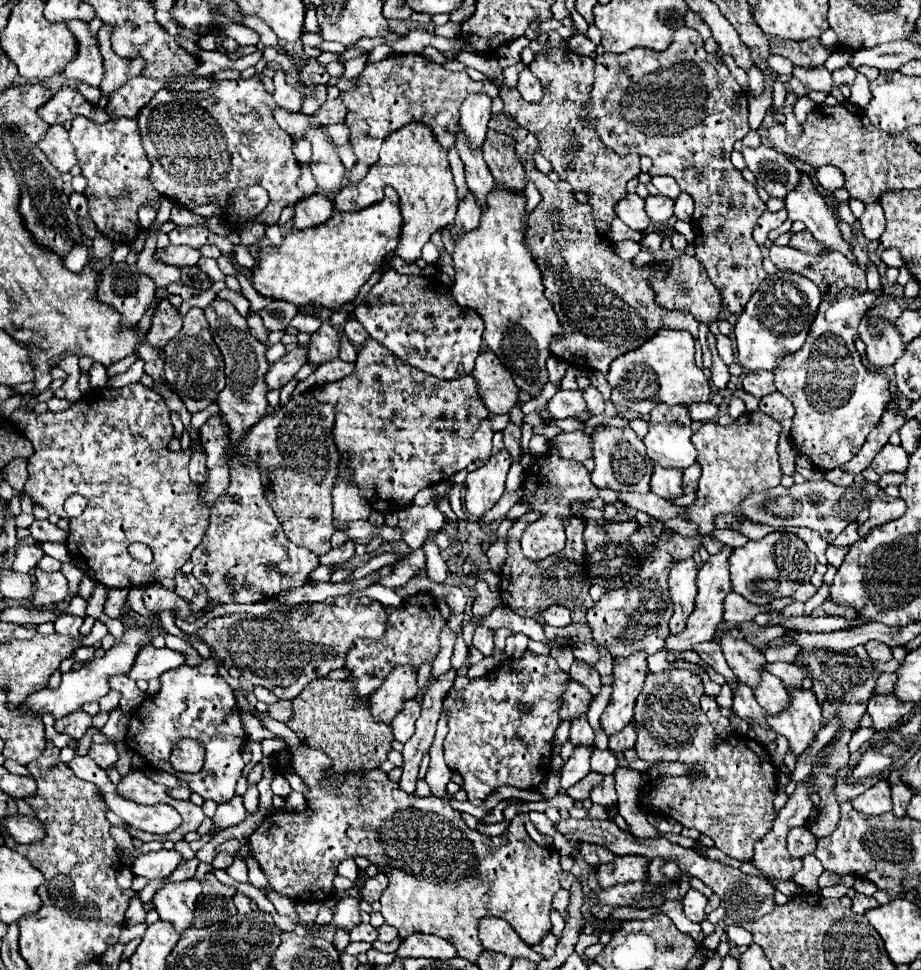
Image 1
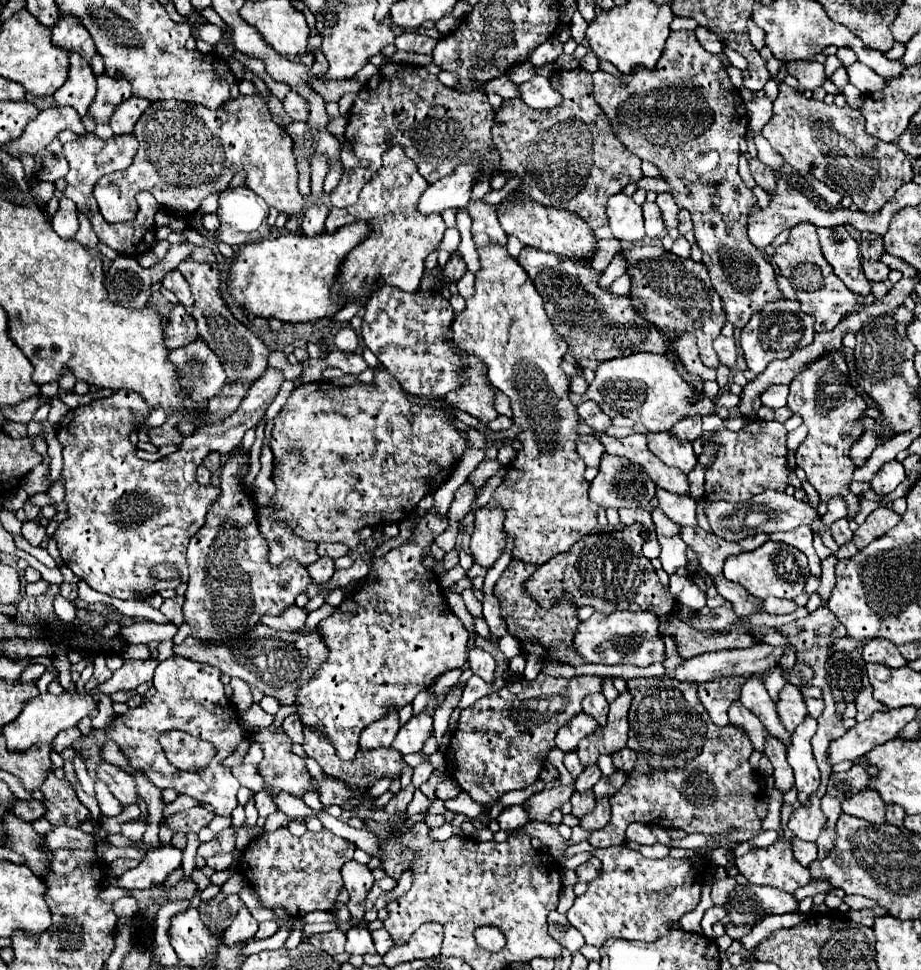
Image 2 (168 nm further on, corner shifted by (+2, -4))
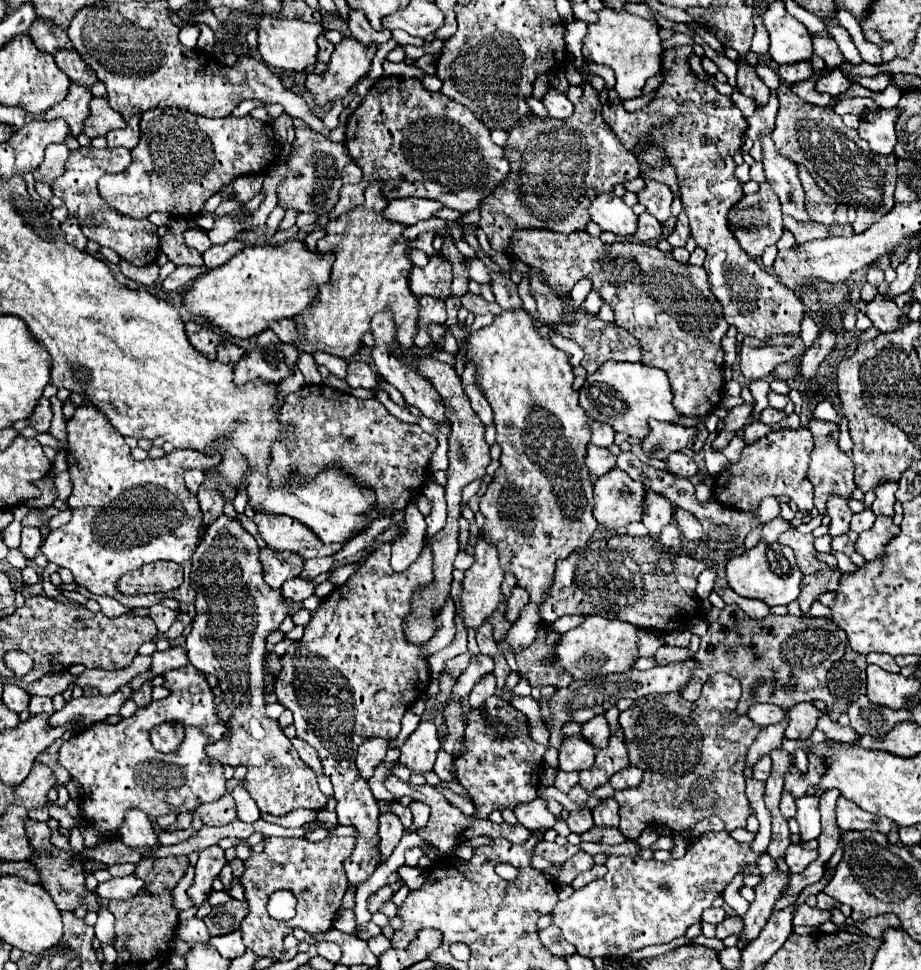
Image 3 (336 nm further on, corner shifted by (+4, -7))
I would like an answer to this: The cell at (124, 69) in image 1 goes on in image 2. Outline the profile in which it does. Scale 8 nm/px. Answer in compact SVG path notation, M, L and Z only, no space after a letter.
M100 73L96 81L98 81L98 93L90 105L90 113L96 119L96 123L106 123L114 113L116 105L128 99L132 91L128 81L118 81L118 77L106 77L106 73Z

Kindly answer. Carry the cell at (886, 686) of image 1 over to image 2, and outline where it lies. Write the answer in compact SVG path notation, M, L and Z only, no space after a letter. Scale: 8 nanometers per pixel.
M866 687L866 689L856 697L856 703L858 703L856 721L866 721L866 719L870 719L874 711L886 711L886 705L882 705L880 701L874 699L872 687Z

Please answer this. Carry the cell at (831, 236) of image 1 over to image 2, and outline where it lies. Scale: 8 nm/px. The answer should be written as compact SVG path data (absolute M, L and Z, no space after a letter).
M818 227L818 239L826 261L834 267L834 273L844 281L848 289L866 297L870 293L870 281L860 265L858 241L848 227Z

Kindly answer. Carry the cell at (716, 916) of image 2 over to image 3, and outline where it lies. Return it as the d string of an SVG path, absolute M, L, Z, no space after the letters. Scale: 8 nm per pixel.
M714 906L708 908L708 910L704 910L704 914L702 914L702 920L710 922L710 924L720 924L724 918L726 918L724 910L722 908L714 908Z

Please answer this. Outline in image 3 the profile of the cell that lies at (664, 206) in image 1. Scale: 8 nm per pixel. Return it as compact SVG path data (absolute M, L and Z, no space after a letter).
M644 212L644 214L638 218L638 228L636 228L634 238L636 238L638 242L654 242L654 240L658 240L660 236L662 236L662 226L660 226L660 222L658 222L654 216L650 216L648 212Z

